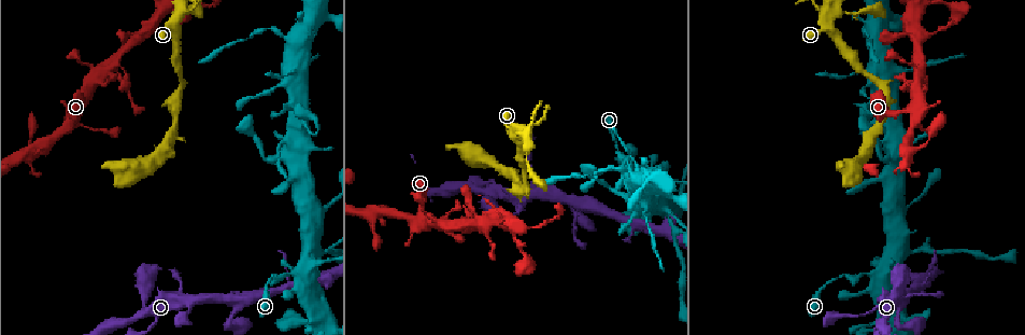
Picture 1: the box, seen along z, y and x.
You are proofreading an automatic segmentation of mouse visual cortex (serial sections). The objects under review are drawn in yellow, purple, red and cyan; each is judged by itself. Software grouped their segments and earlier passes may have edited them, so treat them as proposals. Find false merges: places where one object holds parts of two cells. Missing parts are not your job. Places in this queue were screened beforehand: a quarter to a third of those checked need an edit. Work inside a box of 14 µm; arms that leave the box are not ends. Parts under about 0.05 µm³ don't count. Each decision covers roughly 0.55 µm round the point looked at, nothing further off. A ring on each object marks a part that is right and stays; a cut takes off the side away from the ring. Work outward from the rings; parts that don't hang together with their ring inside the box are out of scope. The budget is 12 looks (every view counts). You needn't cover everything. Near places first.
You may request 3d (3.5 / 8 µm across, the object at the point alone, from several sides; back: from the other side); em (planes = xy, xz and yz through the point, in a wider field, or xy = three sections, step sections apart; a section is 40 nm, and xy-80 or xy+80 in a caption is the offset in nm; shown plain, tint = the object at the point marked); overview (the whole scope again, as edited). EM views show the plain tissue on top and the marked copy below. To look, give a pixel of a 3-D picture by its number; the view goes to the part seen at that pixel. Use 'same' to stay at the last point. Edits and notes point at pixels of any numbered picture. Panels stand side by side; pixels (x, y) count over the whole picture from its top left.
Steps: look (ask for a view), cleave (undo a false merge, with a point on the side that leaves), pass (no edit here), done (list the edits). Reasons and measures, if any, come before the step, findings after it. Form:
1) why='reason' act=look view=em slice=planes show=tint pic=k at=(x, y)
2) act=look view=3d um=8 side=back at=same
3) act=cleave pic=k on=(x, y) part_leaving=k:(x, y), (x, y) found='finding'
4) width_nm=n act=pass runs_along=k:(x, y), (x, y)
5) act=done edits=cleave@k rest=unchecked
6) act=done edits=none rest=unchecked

why='sudden change in width' act=look view=3d um=8 pic=1 at=(884, 86)

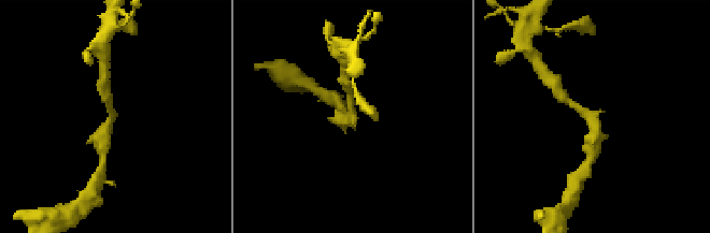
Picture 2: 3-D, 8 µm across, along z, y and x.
act=look view=em slice=xy step=5 show=tint pic=2 at=(591, 121)

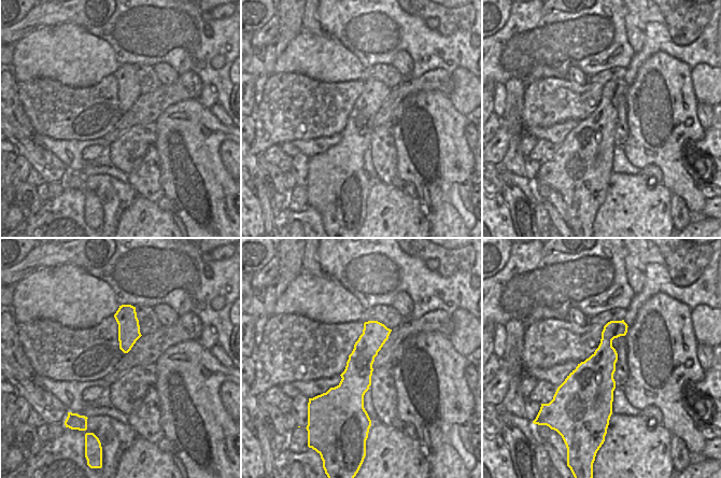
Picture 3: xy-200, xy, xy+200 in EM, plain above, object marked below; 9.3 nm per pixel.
act=pass runs_along=3:(375, 323), (353, 385), (353, 415) found='one cell here'

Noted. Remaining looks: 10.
why='looks like a crossing' act=look view=3d um=3.5 side=back pic=1 at=(300, 275)

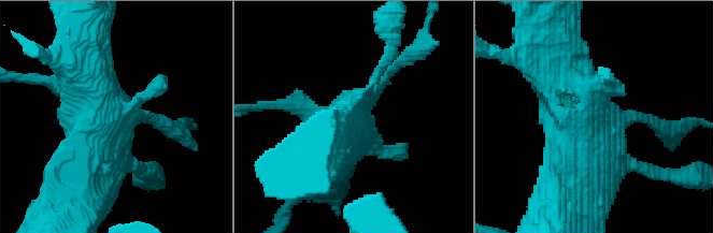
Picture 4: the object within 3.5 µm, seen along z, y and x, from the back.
why='need the tissue' act=look view=em slice=xy step=1 show=tint pic=4 at=(600, 122)

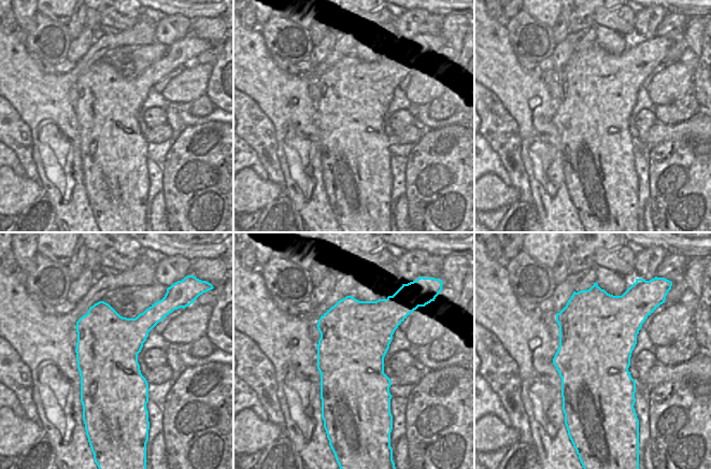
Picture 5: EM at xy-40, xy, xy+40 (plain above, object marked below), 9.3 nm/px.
act=pass runs_along=4:(639, 117), (598, 124), (551, 55) found='all the same cell'

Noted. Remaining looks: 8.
why='sharp bend' act=look view=3d um=8 pic=1 at=(902, 319)

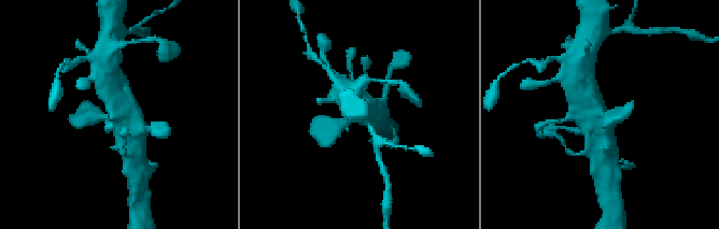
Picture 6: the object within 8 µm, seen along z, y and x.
act=look view=em slice=xy step=3 show=tint pic=6 at=(599, 112)

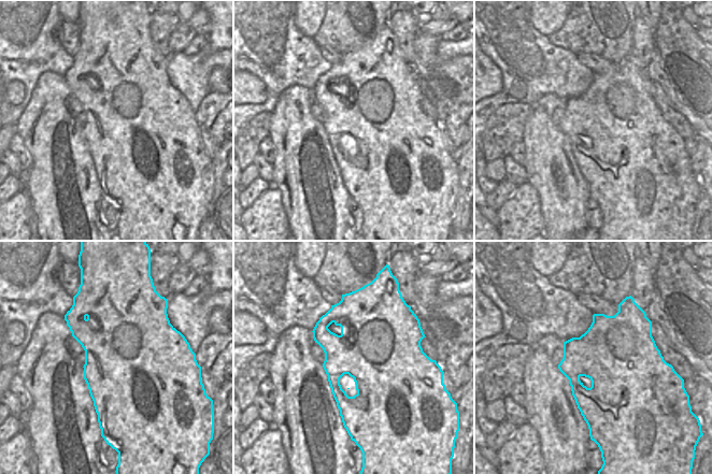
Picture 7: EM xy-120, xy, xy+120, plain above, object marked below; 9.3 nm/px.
act=pass runs_along=6:(104, 80), (124, 105), (134, 129) found='one cell here'

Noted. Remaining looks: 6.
act=look view=em slice=xy step=3 show=tint pic=1 at=(610, 168)

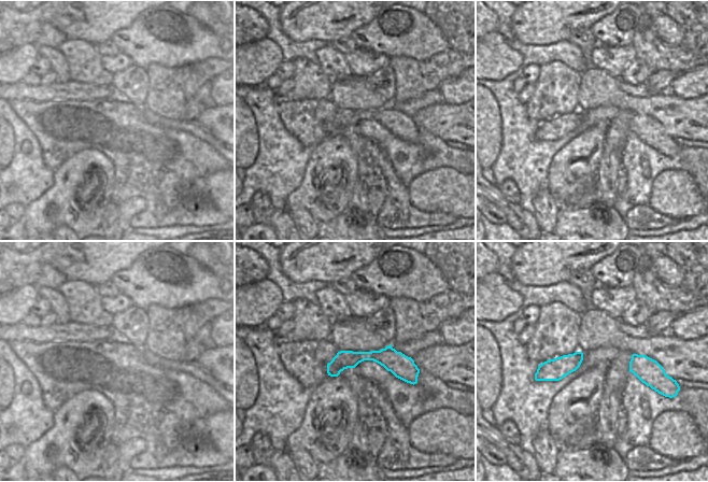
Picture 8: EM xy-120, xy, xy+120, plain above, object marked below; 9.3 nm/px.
why='wider look' act=look view=3d um=3.5 at=same

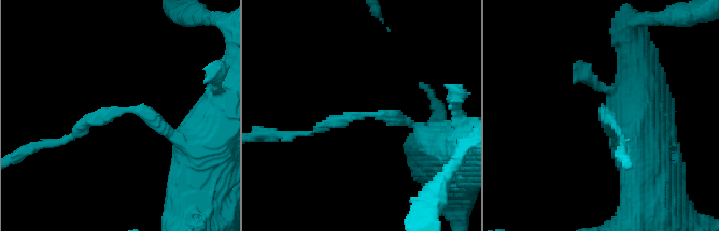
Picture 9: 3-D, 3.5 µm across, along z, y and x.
arm_widths_nm=150,150 act=pass runs_along=8:(329, 366), (384, 356), (411, 370) found='one cell here'

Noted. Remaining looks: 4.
why='abrupt turn' act=look view=3d um=3.5 pic=1 at=(912, 112)

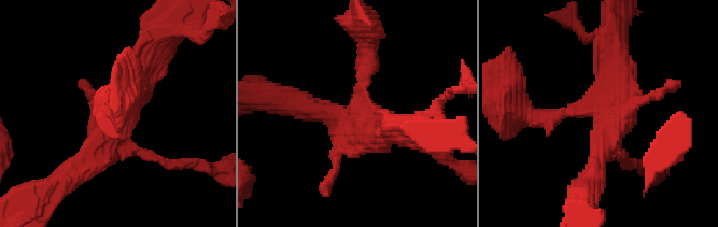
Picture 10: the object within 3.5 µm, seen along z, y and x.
act=look view=em slice=xy step=1 show=tint pic=10 at=(359, 116)

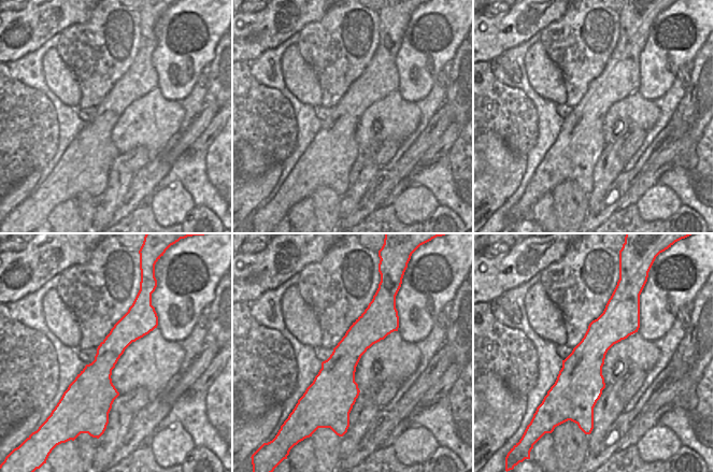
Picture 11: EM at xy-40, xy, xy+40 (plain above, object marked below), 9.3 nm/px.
act=pass runs_along=11:(374, 302), (344, 358), (344, 410) found='continuous, no second cell'

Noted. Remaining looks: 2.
act=done edits=none rest=unchecked

